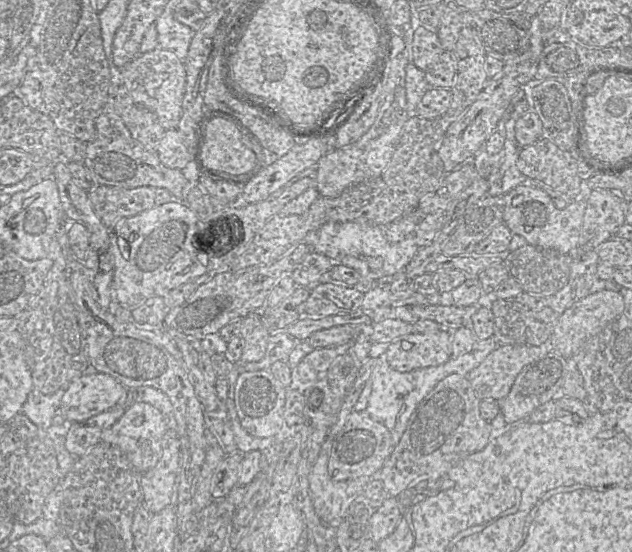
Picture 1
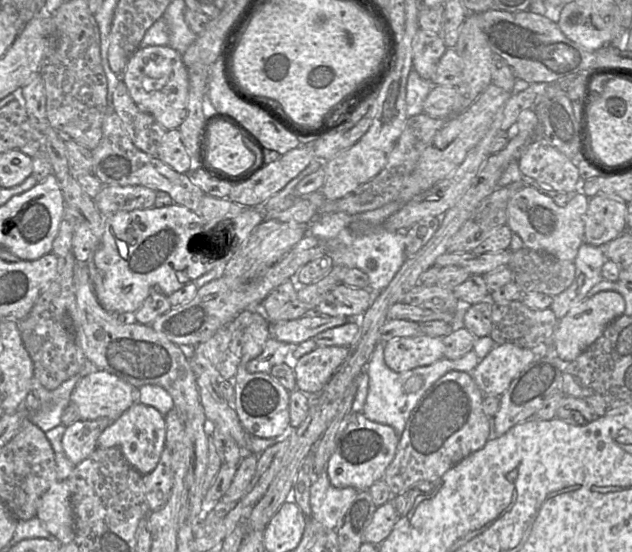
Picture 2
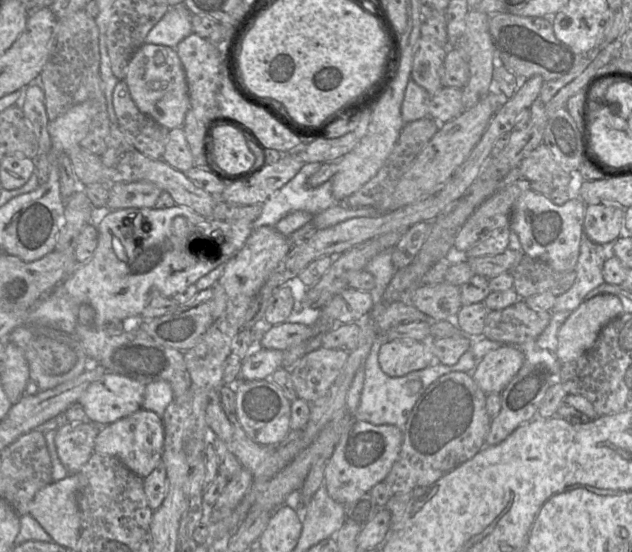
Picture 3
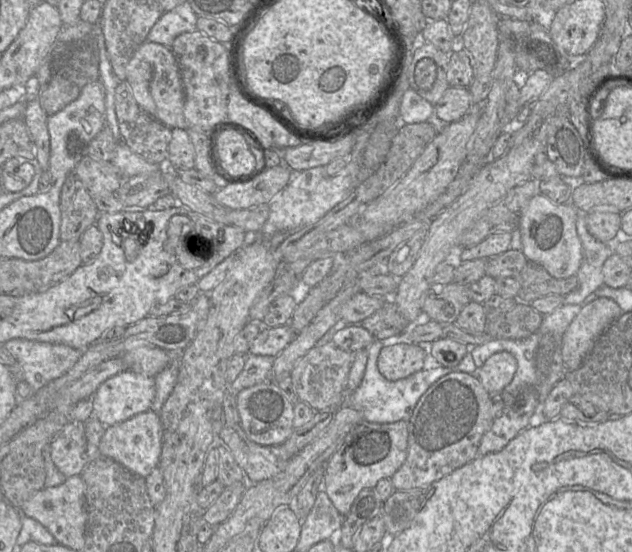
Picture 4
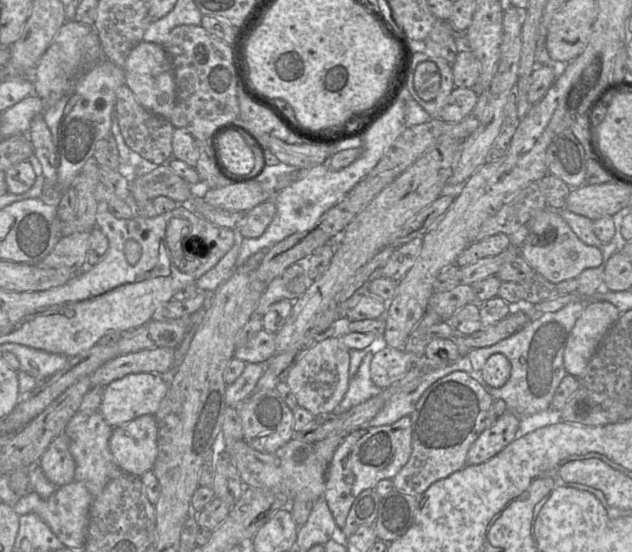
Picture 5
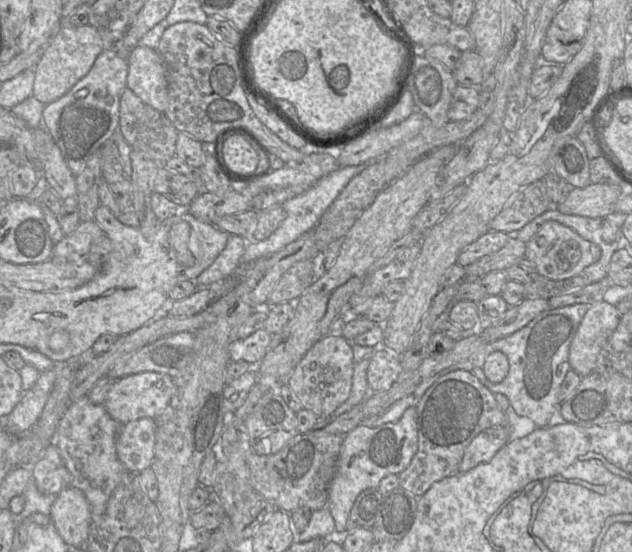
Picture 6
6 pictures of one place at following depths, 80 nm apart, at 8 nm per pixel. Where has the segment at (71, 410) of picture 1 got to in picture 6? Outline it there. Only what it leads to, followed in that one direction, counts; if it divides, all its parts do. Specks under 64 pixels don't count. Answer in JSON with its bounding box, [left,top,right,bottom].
[103,372,175,425]

